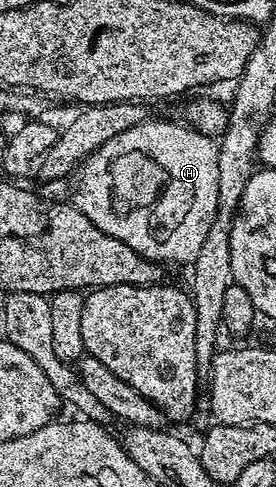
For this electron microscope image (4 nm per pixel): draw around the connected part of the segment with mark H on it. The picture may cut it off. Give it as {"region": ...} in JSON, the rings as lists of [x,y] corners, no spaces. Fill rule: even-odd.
{"region":[[[152,119],[110,137],[98,150],[80,160],[74,171],[76,179],[76,207],[102,233],[118,237],[134,253],[155,263],[186,263],[192,265],[198,257],[202,241],[210,232],[218,205],[218,143],[211,135],[204,135],[195,127],[180,123],[167,123],[164,119]],[[156,203],[156,219],[148,219],[147,211]]]}

